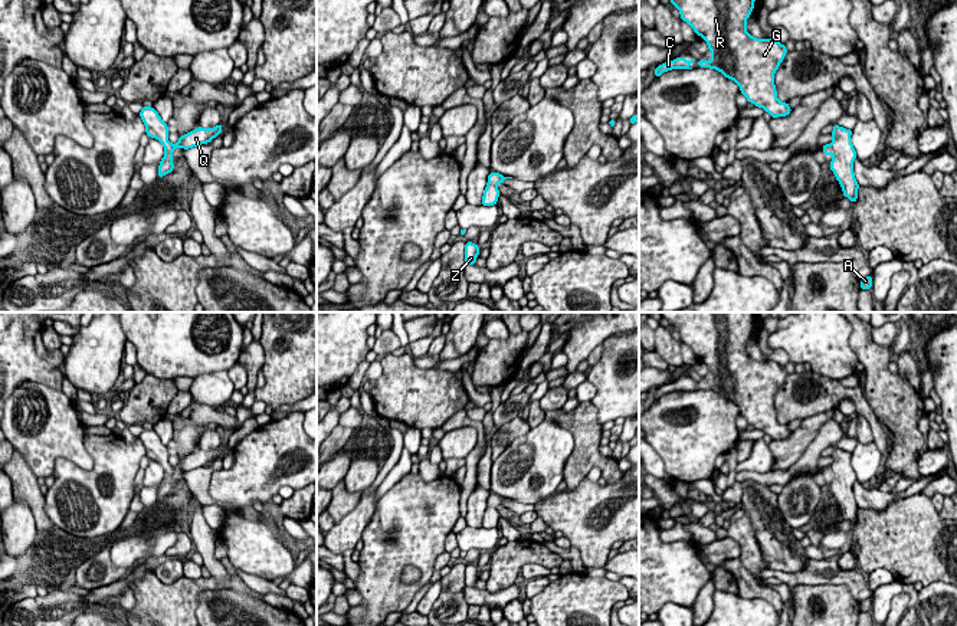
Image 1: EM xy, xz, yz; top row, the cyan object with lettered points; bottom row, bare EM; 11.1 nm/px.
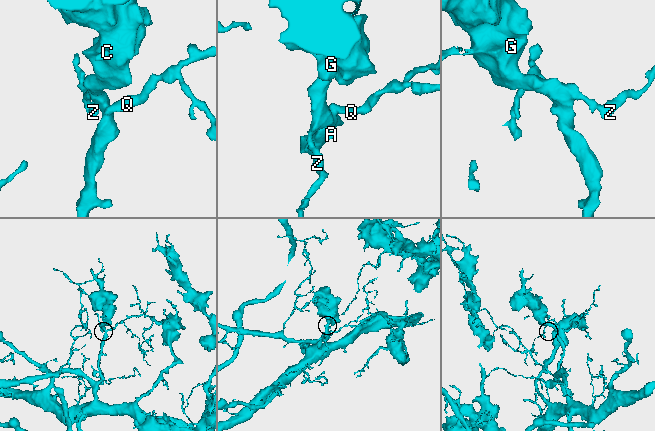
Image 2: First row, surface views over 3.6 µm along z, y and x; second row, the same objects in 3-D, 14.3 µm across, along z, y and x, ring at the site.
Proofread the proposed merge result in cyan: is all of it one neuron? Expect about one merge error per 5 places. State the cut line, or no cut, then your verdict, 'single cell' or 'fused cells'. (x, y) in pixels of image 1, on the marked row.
no cut | single cell

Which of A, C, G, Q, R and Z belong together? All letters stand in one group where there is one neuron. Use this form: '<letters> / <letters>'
A C G Q R Z

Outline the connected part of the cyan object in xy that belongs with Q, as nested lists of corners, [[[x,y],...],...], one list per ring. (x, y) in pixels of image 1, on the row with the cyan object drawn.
[[[142,106],[140,118],[145,125],[145,134],[151,138],[158,140],[164,147],[164,157],[161,158],[158,165],[158,178],[174,170],[173,153],[177,147],[189,150],[201,144],[207,144],[223,130],[222,124],[213,128],[197,127],[196,130],[181,135],[176,144],[171,144],[168,141],[168,124],[161,119],[158,112],[153,106]]]

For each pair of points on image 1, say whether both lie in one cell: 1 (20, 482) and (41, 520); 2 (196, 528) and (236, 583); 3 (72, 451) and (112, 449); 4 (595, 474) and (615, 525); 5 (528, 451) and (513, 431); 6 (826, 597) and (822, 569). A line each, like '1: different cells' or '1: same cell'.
1: same cell
2: same cell
3: different cells
4: different cells
5: different cells
6: different cells

